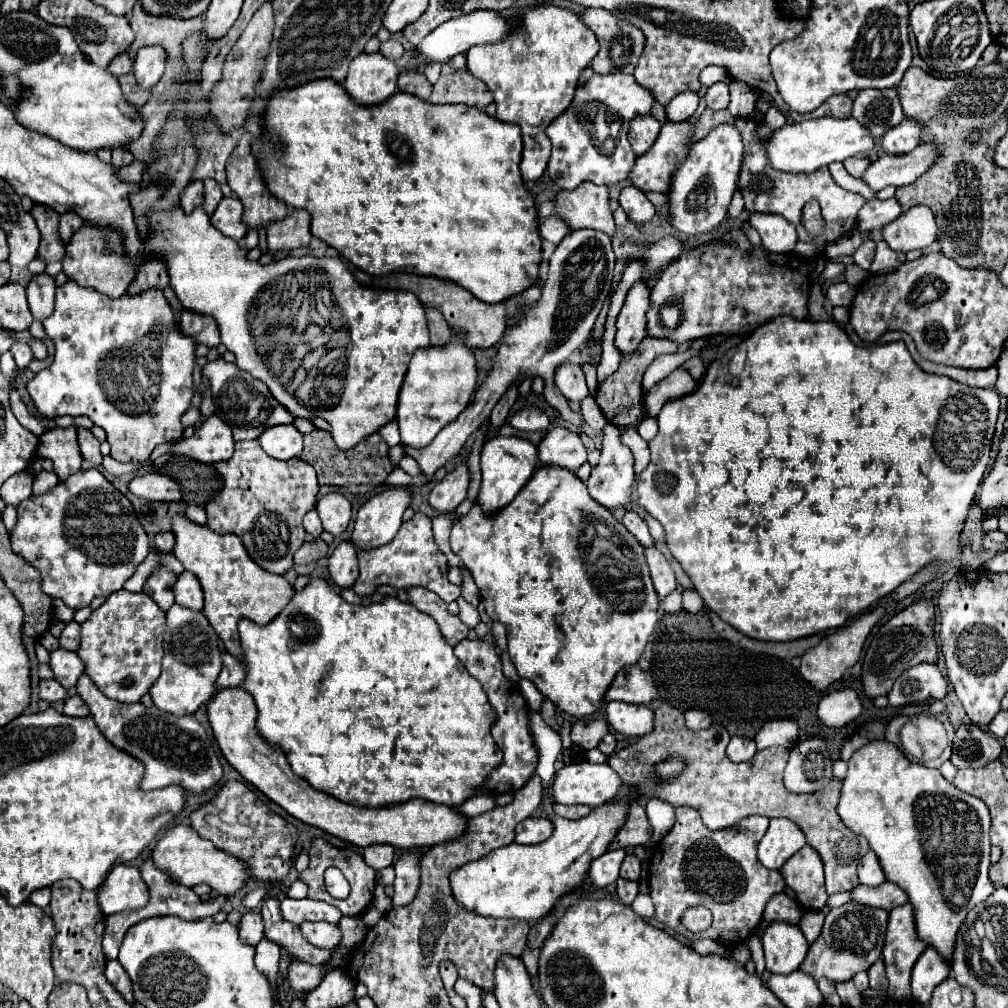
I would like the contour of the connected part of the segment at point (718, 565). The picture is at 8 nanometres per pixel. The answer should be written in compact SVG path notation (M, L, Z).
M777 316L761 324L745 342L733 348L731 360L727 354L723 360L713 362L691 394L669 400L661 408L657 416L659 432L649 442L651 462L637 480L639 506L661 522L667 548L689 574L711 612L755 640L799 640L821 630L843 626L847 618L891 594L899 584L911 580L913 574L933 560L959 560L965 578L976 581L980 569L962 561L959 536L989 466L997 414L999 394L995 390L971 388L949 376L925 372L911 358L903 340L861 348L855 346L835 322L809 322L795 320L793 316Z

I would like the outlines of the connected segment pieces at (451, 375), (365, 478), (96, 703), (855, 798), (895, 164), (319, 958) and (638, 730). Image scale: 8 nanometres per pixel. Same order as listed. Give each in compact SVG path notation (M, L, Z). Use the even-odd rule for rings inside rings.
M455 334L451 342L443 348L425 348L417 350L401 394L397 408L397 424L401 432L401 442L411 448L427 446L439 430L443 430L449 422L453 422L471 402L473 390L477 386L477 368L473 350L463 344L463 336Z
M313 430L303 436L305 438L305 448L299 454L307 464L311 464L317 472L319 484L323 486L341 486L347 488L353 494L373 494L379 486L385 484L387 476L393 472L393 464L389 460L389 446L379 434L371 434L365 438L365 442L359 442L353 450L339 450L333 444L333 438L325 430Z
M83 674L77 682L77 694L89 704L91 716L103 736L119 750L137 758L145 766L141 780L143 790L157 790L165 786L181 786L185 792L203 794L215 784L221 784L223 766L217 758L217 744L207 730L193 716L175 716L155 706L145 708L137 704L121 704L103 696L95 682Z
M875 740L861 750L853 754L849 760L849 770L843 780L843 790L841 798L837 804L837 814L841 822L851 828L853 832L865 836L869 840L871 850L879 856L879 862L885 870L887 880L899 884L907 894L909 902L913 904L915 910L915 920L917 920L917 932L919 936L933 948L939 948L939 952L945 958L951 958L953 954L953 944L955 944L955 934L959 926L963 924L967 912L987 900L991 892L995 892L995 886L991 884L987 870L989 870L989 808L985 806L983 800L965 794L957 790L949 780L941 776L939 770L925 768L921 764L909 762L897 746L885 740ZM969 874L969 908L957 908L955 904L959 902L957 896L965 894L963 888L959 888L959 882L965 880L961 876Z
M935 144L917 146L905 156L883 154L867 168L867 172L863 174L863 182L875 192L885 186L907 186L915 182L923 172L927 172L939 154L941 148Z
M265 898L261 914L265 920L265 938L287 948L297 960L303 960L309 964L323 964L325 960L329 960L329 956L331 956L329 950L321 950L321 948L315 948L313 944L309 944L303 938L299 926L293 922L287 922L281 916L277 898Z
M607 702L605 706L607 722L625 736L645 736L653 732L655 714L649 706L635 706L627 702Z

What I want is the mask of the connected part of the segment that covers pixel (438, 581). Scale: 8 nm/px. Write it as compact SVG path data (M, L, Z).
M419 512L413 516L413 520L401 524L397 536L389 544L379 546L369 552L359 552L357 556L359 556L359 578L353 586L353 590L359 596L371 596L383 584L393 586L397 590L423 586L423 588L435 592L437 596L441 596L441 600L447 604L461 596L461 588L453 586L447 580L449 564L447 564L445 554L435 544L431 518L423 516Z

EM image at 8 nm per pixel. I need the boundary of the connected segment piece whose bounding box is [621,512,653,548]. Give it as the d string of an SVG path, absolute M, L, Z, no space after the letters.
M625 512L625 516L621 518L621 522L623 522L623 526L625 526L645 548L653 546L653 538L651 538L649 528L647 528L647 524L643 522L641 516L637 516L635 512Z

